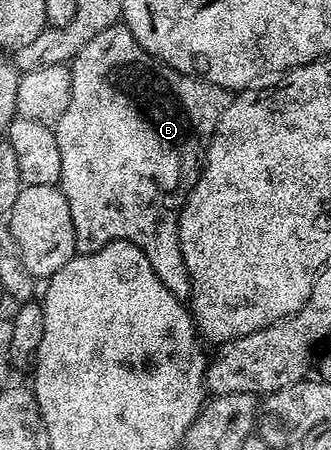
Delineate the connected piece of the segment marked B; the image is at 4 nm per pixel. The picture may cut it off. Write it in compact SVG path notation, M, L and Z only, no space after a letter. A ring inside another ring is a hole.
M125 23L109 25L96 39L88 39L85 47L79 51L70 65L72 75L72 99L68 99L68 111L60 115L57 125L53 126L56 135L56 147L60 149L60 188L63 195L68 199L68 211L72 211L72 227L74 228L74 248L78 253L95 253L113 241L127 241L140 251L152 263L152 271L176 295L179 299L186 299L190 296L190 276L188 267L184 263L184 255L180 251L180 231L178 230L178 214L182 212L182 207L189 197L191 186L196 180L196 174L204 161L204 150L210 140L210 136L216 131L216 123L220 123L220 115L230 105L232 96L231 90L220 87L211 81L201 81L199 77L189 77L183 73L178 73L174 69L169 69L163 65L132 35L132 31Z

